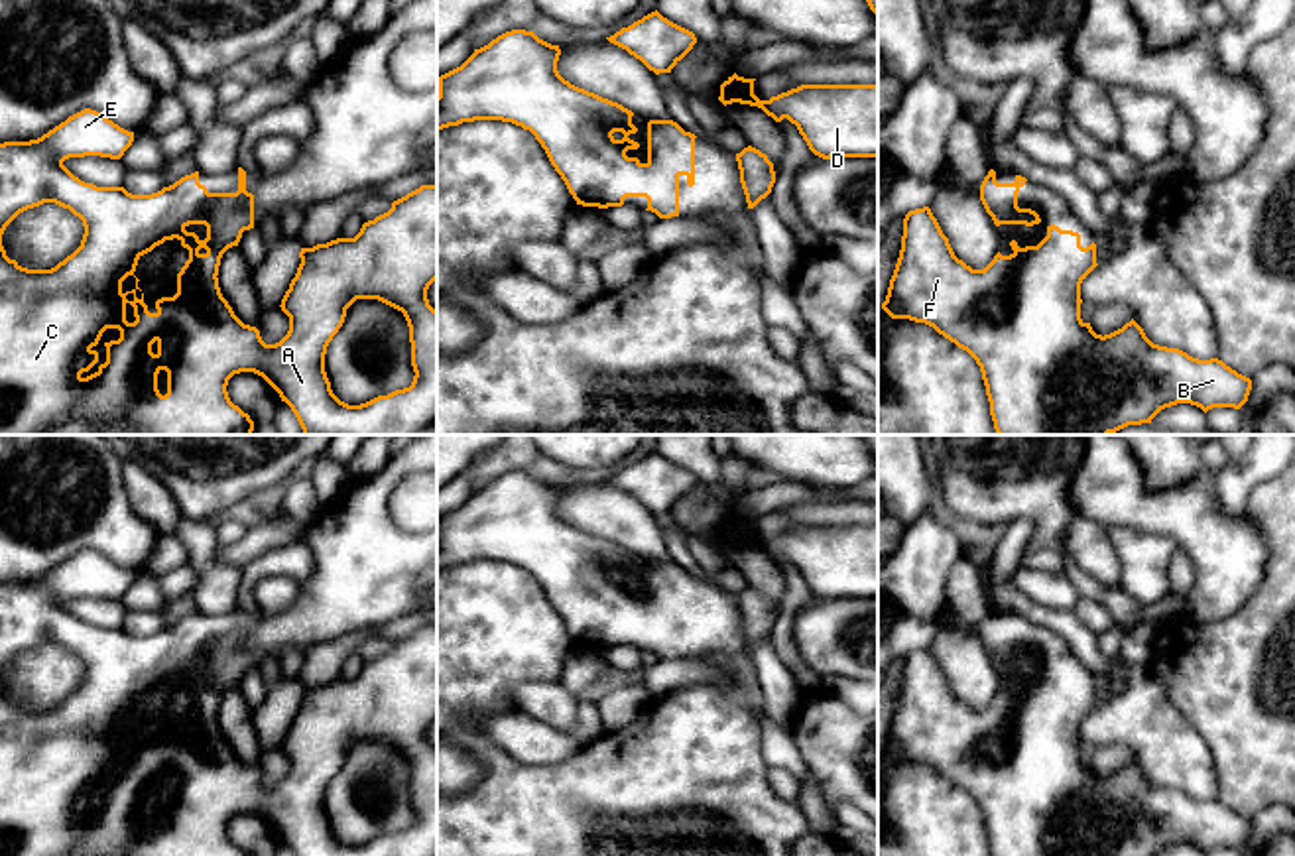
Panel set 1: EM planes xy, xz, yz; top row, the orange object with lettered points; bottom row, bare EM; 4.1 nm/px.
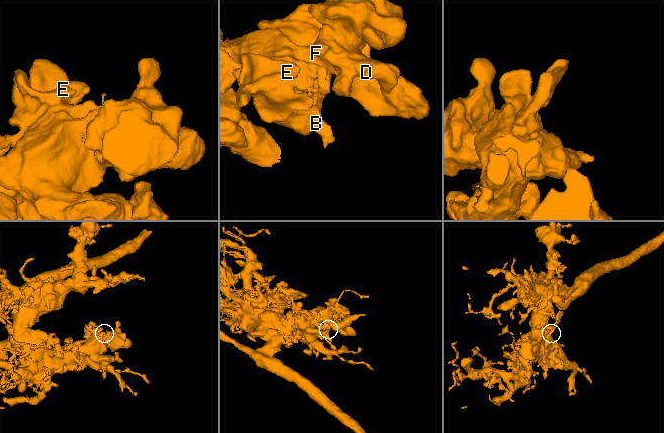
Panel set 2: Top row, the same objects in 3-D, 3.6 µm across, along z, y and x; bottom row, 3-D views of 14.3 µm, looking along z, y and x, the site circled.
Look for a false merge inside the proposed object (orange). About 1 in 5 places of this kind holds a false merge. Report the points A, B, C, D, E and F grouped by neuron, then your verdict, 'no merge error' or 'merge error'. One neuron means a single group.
groups A B C D E F; no merge error

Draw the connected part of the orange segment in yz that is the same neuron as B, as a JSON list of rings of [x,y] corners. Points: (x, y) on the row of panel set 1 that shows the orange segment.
[[[929,207],[909,211],[882,303],[892,319],[925,323],[976,360],[998,435],[1110,435],[1128,425],[1151,423],[1161,409],[1177,403],[1191,403],[1206,413],[1212,407],[1240,409],[1248,401],[1252,380],[1218,358],[1199,360],[1179,348],[1153,344],[1134,319],[1104,336],[1080,319],[1080,283],[1098,266],[1094,242],[1082,248],[1079,232],[1051,224],[1037,246],[1019,248],[1016,240],[1010,246],[1010,256],[998,252],[984,270],[972,270],[955,256]]]

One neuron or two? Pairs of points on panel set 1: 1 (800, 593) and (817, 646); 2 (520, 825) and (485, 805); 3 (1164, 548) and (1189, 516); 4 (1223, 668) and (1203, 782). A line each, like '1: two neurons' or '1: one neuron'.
1: two neurons
2: one neuron
3: two neurons
4: two neurons

